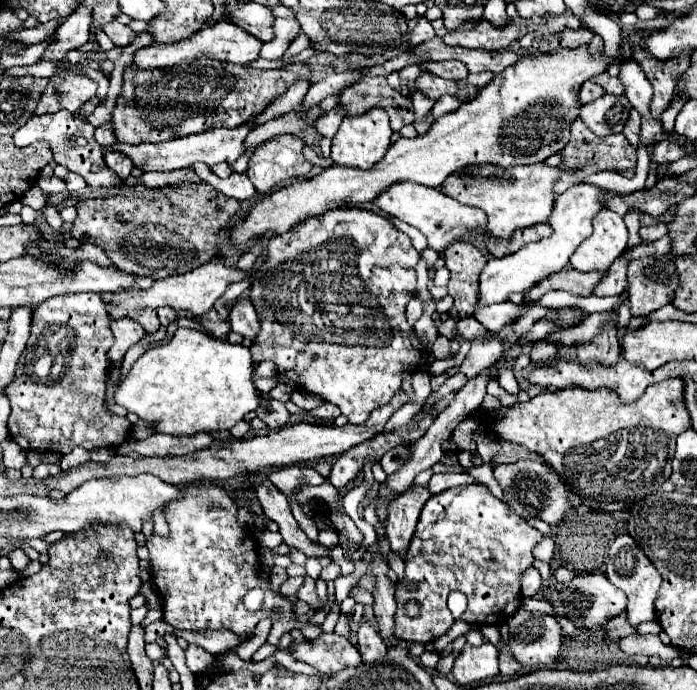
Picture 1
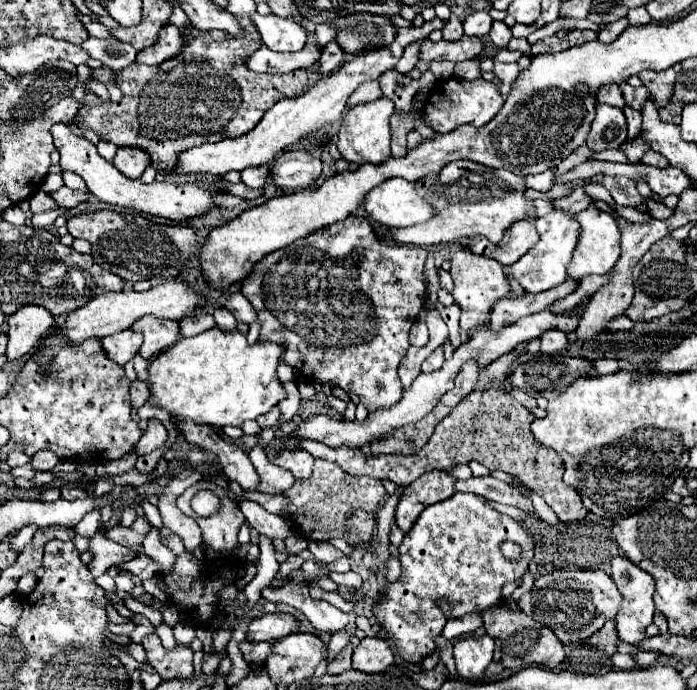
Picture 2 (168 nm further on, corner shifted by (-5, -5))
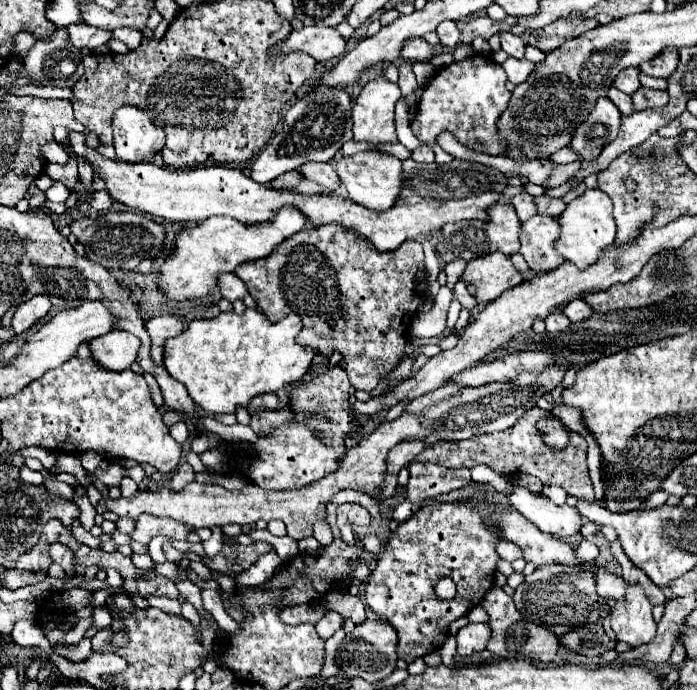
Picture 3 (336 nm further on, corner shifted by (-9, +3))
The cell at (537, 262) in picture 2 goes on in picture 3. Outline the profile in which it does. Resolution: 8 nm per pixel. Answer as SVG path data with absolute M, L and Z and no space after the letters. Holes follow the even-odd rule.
M536 214L522 224L520 254L534 272L550 272L566 262L566 258L554 248L560 238L560 222L554 216Z

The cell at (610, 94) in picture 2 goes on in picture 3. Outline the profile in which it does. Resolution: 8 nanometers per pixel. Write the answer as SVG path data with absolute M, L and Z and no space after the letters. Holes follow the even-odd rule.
M628 68L628 70L622 70L622 72L616 76L614 86L616 86L618 90L622 90L624 94L634 94L634 92L640 88L638 68Z

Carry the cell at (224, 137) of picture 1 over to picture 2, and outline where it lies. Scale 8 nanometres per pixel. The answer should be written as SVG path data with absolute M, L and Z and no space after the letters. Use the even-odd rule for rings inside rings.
M434 18L432 22L424 22L422 26L408 26L408 28L398 28L396 30L396 38L392 44L378 48L378 50L370 50L370 52L362 52L354 58L348 58L344 62L344 66L340 66L334 74L330 76L322 76L314 86L310 86L304 94L296 96L296 98L282 98L280 102L276 102L266 114L264 118L258 122L258 126L250 132L246 132L244 136L238 138L226 138L220 140L216 144L202 144L202 146L194 146L186 152L182 152L178 156L178 168L170 174L192 174L192 172L204 172L204 174L216 174L216 176L224 176L232 170L244 170L248 166L260 166L264 162L272 162L276 152L284 150L286 146L294 144L296 140L308 136L310 132L322 130L326 124L336 122L344 108L346 102L350 98L350 94L368 80L376 80L380 78L380 74L384 74L386 70L392 70L396 66L396 62L400 60L402 52L406 46L410 46L412 42L422 42L428 38L428 34L432 30L440 30L446 24L446 20Z

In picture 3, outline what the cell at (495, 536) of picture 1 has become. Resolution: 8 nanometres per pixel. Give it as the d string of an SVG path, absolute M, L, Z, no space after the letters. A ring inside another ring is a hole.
M432 502L422 506L416 514L412 514L406 522L398 526L394 534L388 536L388 544L384 552L378 554L378 564L366 584L366 604L372 612L380 614L386 622L390 622L398 632L398 656L408 664L430 652L436 652L446 636L448 626L460 616L466 616L474 606L478 606L484 594L494 586L496 564L500 556L496 552L502 536L494 530L494 526L486 524L478 510L470 508L466 502ZM440 578L452 578L456 582L456 598L450 602L442 602L434 594L434 584Z

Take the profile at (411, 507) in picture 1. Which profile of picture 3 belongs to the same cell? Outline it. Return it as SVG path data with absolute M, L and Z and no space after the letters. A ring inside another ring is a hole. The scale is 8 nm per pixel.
M414 462L408 466L408 470L410 480L406 486L406 498L414 504L422 504L428 498L448 494L472 482L468 468L446 468Z

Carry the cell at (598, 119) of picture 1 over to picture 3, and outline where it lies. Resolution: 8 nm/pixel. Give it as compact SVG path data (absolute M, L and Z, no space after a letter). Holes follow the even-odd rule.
M600 98L592 110L592 116L576 128L576 138L572 138L570 148L576 150L582 160L596 158L596 154L600 154L600 150L618 136L620 124L622 114L614 102L610 98Z

